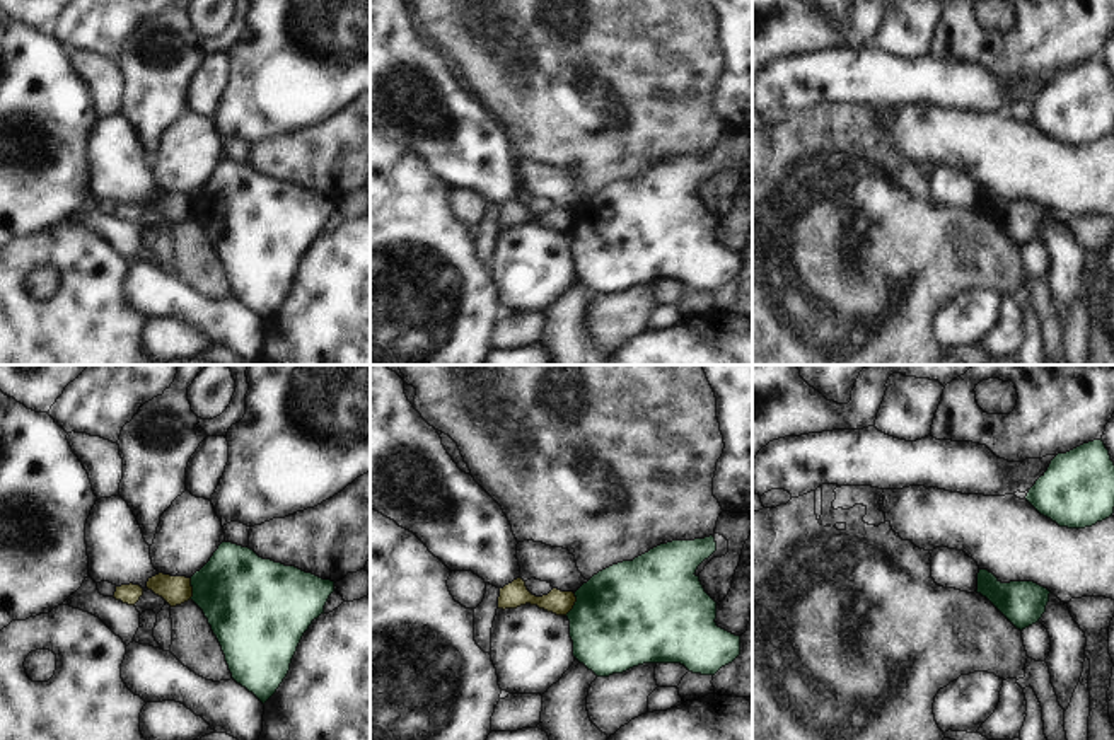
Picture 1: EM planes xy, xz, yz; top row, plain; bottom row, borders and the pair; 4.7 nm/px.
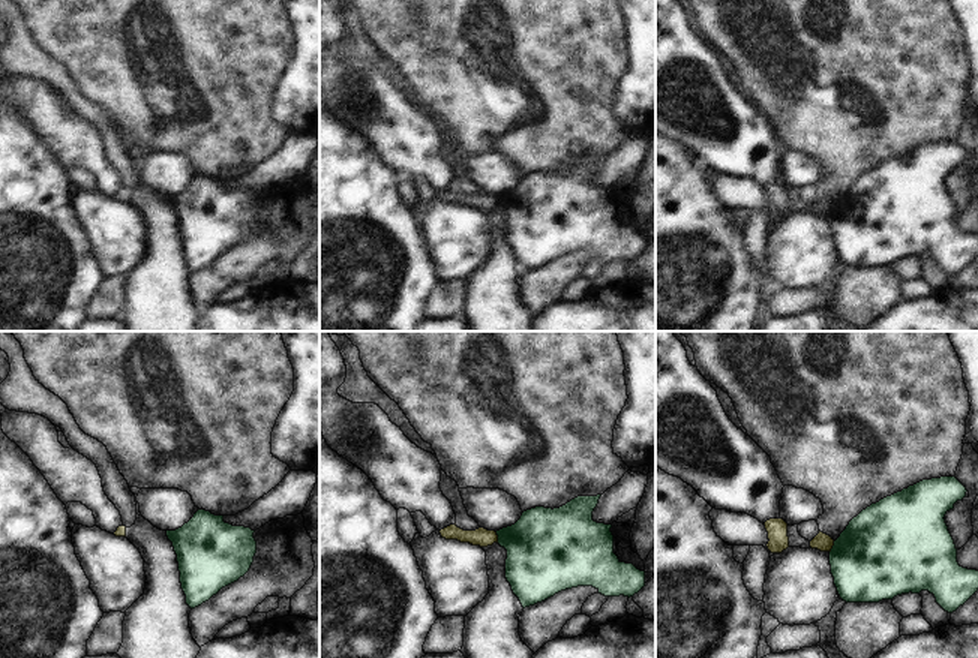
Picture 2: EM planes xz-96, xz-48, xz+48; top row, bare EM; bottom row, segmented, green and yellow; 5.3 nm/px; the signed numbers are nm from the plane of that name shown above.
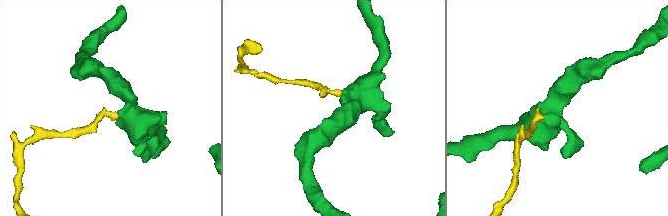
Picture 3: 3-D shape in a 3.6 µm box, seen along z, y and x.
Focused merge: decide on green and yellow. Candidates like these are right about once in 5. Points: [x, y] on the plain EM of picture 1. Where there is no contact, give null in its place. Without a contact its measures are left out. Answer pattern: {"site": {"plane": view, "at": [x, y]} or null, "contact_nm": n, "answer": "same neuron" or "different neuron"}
{"site": {"plane": "xy", "at": [193, 207]}, "contact_nm": 100, "answer": "different neuron"}

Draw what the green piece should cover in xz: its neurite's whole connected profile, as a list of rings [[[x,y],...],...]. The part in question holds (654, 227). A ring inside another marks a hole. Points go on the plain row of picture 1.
[[[713,153],[672,159],[633,179],[612,182],[594,193],[575,210],[577,220],[566,232],[573,275],[597,295],[623,292],[643,281],[681,281],[693,292],[715,293],[722,285],[732,281],[740,273],[740,254],[717,244],[717,220],[705,210],[699,194],[694,193],[698,184],[715,169]]]

